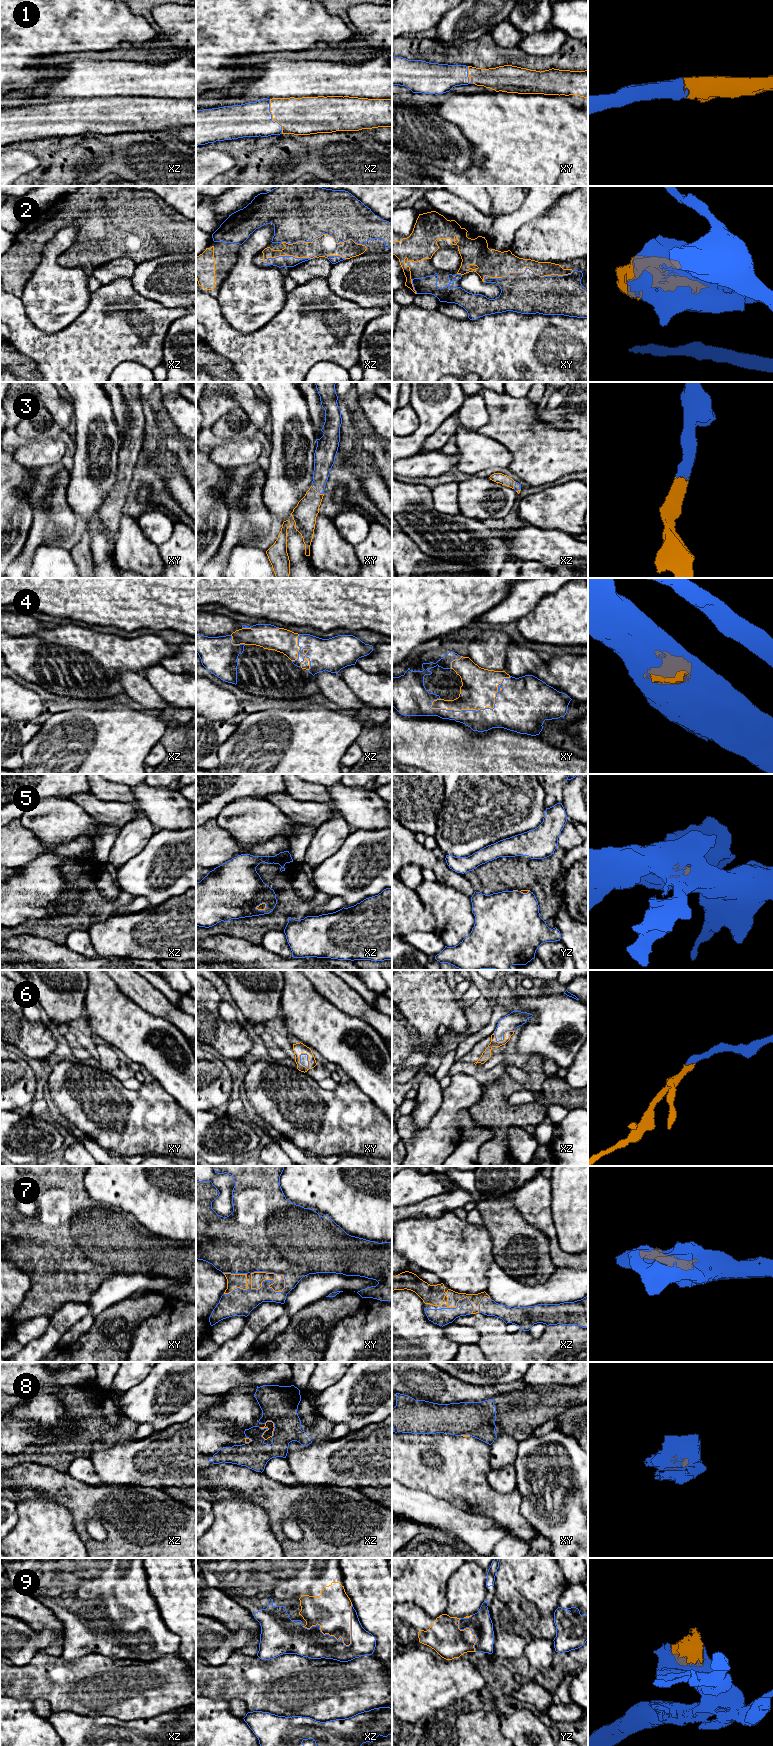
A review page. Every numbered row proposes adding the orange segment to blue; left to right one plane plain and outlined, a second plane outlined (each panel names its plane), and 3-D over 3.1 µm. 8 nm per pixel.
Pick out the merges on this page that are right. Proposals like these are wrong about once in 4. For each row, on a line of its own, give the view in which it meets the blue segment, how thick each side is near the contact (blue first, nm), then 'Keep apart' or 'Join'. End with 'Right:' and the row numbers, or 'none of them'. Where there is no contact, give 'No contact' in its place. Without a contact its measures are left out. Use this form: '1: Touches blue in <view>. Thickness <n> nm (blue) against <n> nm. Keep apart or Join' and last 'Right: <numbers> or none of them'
1: Touches blue in xz. Thickness 280 nm (blue) against 300 nm. Join
2: Touches blue in xy. Thickness 340 nm (blue) against 220 nm. Join
3: Touches blue in xy. Thickness 160 nm (blue) against 190 nm. Join
4: Touches blue in xy. Thickness 260 nm (blue) against 280 nm. Join
5: Touches blue in xz. Thickness 460 nm (blue) against 50 nm. Join
6: Touches blue in xy. Thickness 70 nm (blue) against 100 nm. Join
7: Touches blue in xy. Thickness 500 nm (blue) against 100 nm. Join
8: Touches blue in xz. Thickness 300 nm (blue) against 70 nm. Keep apart
9: Touches blue in xz. Thickness 240 nm (blue) against 280 nm. Join
Right: 1, 2, 3, 4, 5, 6, 7, 9

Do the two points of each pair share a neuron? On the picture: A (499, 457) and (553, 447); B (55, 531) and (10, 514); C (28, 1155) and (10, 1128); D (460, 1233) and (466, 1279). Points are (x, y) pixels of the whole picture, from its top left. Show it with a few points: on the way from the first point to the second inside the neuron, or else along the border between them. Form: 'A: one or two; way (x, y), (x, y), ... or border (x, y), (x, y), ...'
A: two; border (494, 439), (510, 452), (512, 462), (509, 468)
B: two; border (33, 513), (29, 534), (24, 544)
C: one; way (21, 1148), (21, 1142), (14, 1135)
D: one; way (460, 1244), (460, 1259), (463, 1268)

